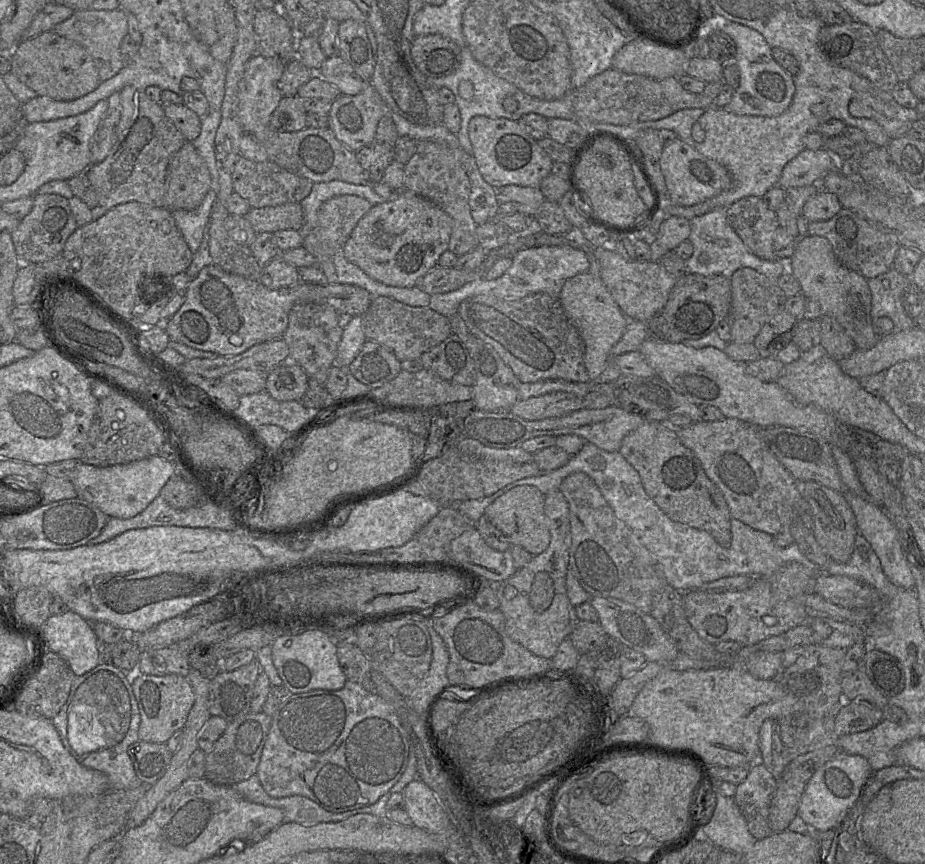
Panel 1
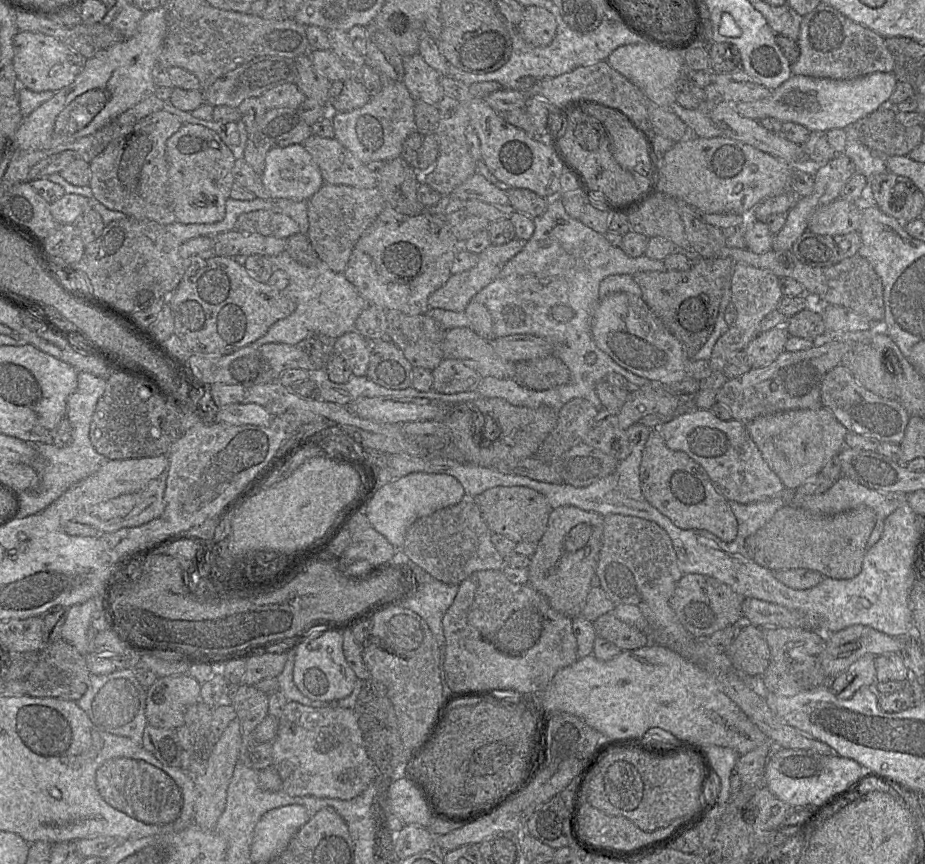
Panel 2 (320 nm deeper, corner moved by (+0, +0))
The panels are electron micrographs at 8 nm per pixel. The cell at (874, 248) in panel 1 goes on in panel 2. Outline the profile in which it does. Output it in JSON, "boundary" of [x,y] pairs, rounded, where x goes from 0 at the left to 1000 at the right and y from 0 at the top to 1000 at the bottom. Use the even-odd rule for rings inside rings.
{"boundary":[[[871,266],[858,280],[855,292],[868,306],[893,309],[928,294],[931,285],[929,267],[911,272],[886,272]]]}

